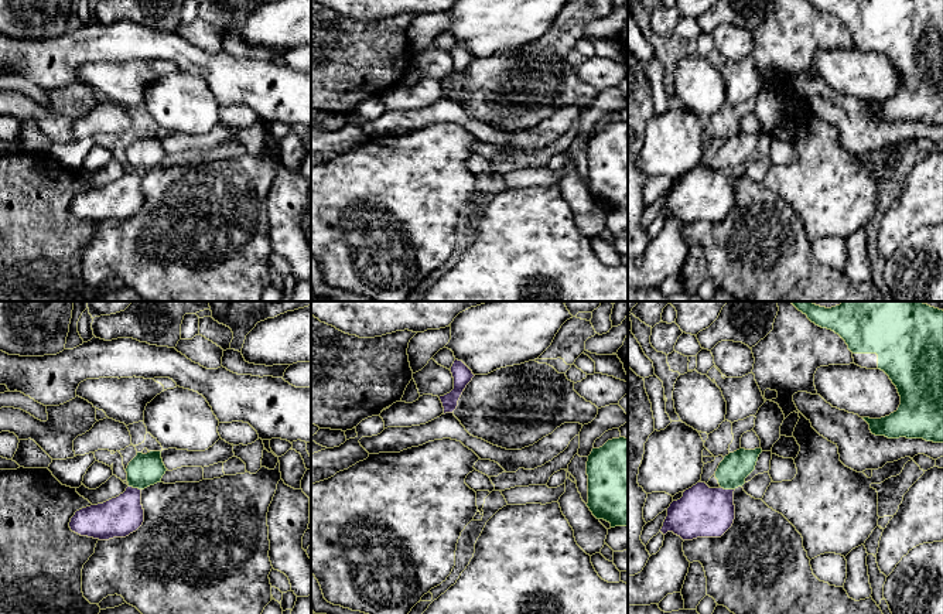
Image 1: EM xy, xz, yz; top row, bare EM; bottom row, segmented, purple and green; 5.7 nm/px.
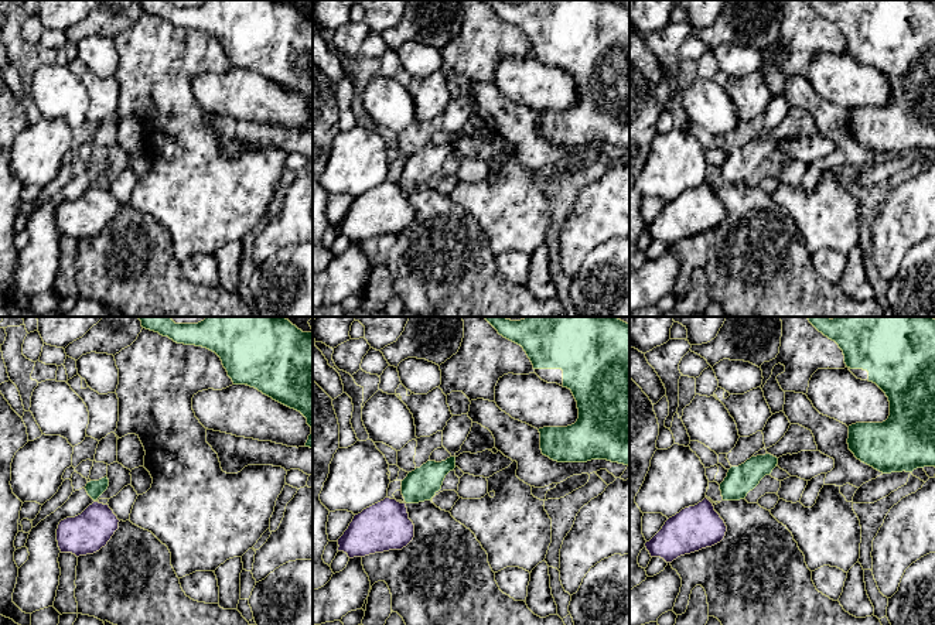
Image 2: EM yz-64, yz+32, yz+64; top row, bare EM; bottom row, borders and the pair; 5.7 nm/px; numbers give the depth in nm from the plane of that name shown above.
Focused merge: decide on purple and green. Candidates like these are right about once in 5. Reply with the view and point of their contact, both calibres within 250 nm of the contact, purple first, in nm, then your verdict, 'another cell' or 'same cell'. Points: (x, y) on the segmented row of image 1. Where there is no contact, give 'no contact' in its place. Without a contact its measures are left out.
yz (727, 490) | 280/170 nm | another cell

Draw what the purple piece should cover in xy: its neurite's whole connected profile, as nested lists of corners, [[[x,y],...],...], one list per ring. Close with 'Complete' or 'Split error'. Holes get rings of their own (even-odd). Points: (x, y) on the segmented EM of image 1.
[[[127,487],[116,498],[76,511],[71,518],[69,528],[81,536],[109,540],[129,536],[143,522],[141,490]]]. Complete

